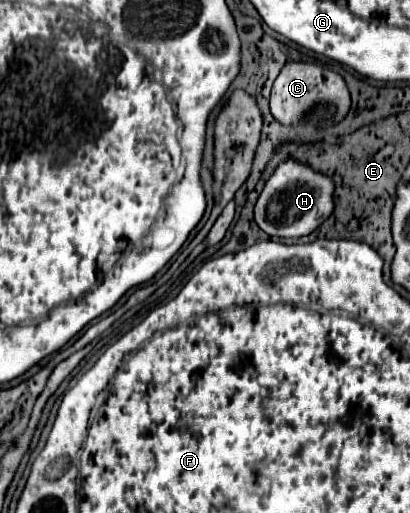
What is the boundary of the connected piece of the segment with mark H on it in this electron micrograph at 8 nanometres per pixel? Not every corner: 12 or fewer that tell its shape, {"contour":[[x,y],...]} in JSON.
{"contour":[[283,160],[255,204],[269,236],[301,238],[333,212],[333,178]]}

